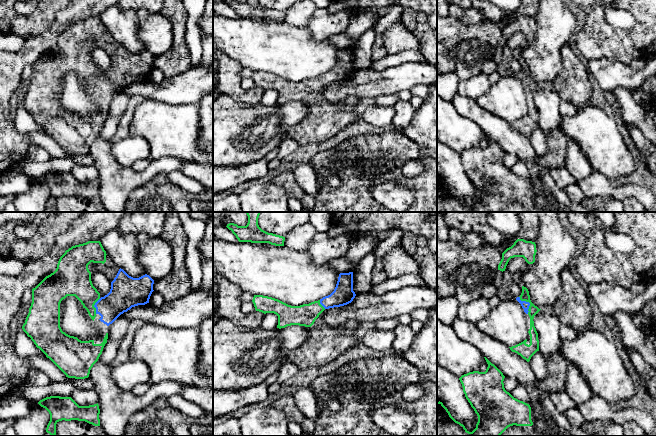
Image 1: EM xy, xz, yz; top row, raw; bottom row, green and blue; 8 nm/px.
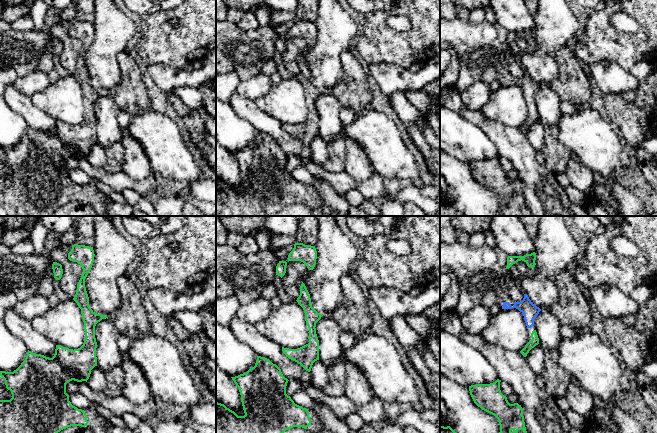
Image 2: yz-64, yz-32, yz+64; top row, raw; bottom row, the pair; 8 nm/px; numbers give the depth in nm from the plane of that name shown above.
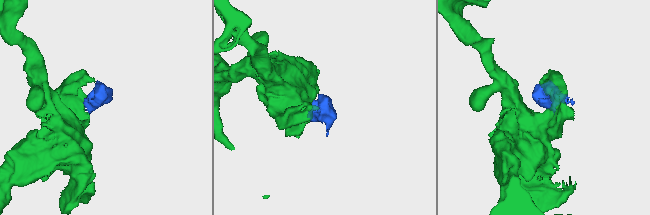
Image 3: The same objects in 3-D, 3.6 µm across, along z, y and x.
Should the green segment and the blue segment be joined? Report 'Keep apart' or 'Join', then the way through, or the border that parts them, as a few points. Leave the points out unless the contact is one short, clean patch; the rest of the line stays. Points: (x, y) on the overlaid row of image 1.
Join. Path across: yz (533, 310), (529, 306), (528, 301), (525, 305)

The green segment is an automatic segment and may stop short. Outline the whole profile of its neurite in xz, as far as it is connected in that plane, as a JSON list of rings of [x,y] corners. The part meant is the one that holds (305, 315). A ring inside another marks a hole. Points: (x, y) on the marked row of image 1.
[[[353,272],[340,273],[334,291],[318,301],[300,306],[291,306],[278,299],[254,295],[253,304],[256,311],[274,313],[278,316],[277,328],[291,325],[311,327],[319,315],[325,310],[347,305],[353,301]]]

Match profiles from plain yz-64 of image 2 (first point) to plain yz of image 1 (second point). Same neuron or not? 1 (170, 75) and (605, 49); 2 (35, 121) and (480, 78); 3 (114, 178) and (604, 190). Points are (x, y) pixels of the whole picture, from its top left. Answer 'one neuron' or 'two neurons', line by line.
1: two neurons
2: two neurons
3: one neuron

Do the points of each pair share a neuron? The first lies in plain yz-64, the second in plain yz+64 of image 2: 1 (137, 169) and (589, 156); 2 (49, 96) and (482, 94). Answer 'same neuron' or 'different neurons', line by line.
1: different neurons
2: different neurons

